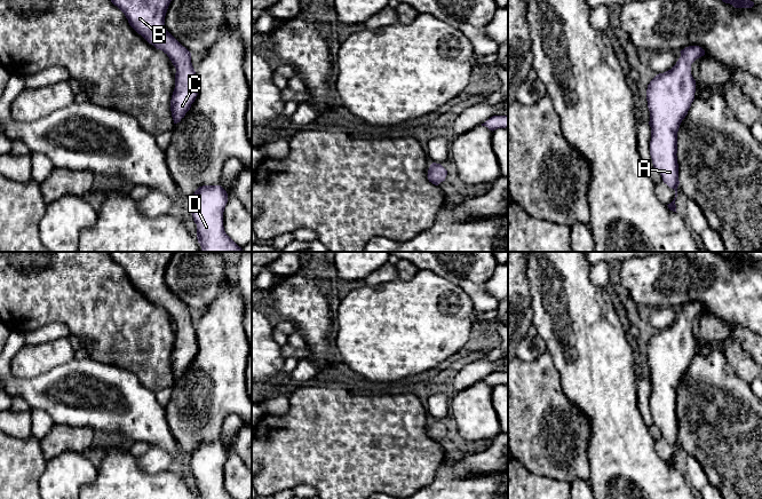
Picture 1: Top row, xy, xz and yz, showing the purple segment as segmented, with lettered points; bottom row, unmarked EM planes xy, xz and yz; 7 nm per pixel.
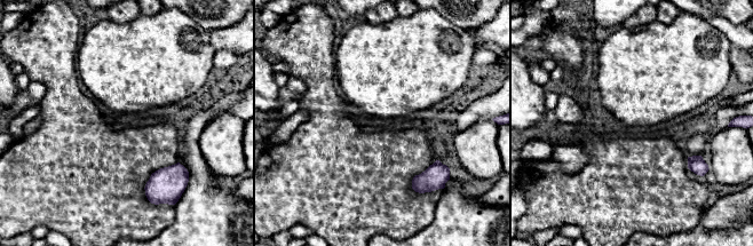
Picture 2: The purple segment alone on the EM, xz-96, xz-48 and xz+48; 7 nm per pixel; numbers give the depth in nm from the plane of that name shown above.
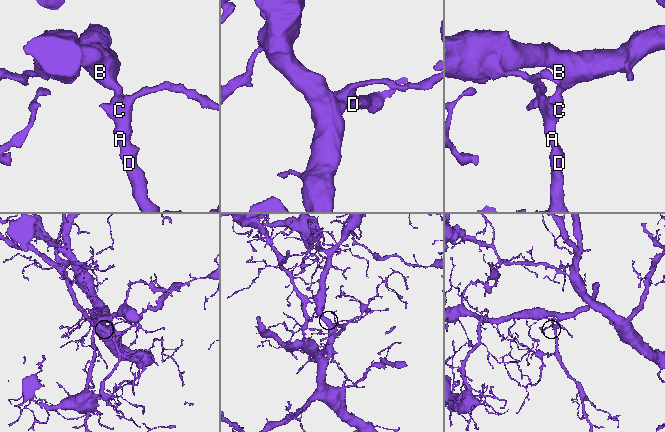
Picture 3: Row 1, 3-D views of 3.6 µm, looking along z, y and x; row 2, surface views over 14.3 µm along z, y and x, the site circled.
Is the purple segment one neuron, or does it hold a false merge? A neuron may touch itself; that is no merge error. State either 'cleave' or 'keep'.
keep

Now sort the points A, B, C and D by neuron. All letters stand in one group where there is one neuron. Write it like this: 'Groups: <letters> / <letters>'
Groups: A B C D

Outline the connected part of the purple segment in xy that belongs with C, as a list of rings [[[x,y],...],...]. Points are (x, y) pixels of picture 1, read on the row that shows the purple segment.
[[[111,0],[128,19],[129,25],[149,43],[162,50],[176,69],[175,88],[170,100],[174,124],[181,121],[198,95],[191,53],[166,29],[165,16],[172,0]]]

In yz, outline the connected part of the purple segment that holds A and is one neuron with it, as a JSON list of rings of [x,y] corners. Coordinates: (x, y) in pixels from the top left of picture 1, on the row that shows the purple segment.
[[[689,46],[680,53],[676,64],[657,74],[646,89],[651,127],[650,156],[664,183],[675,190],[674,200],[667,205],[673,212],[676,212],[675,200],[680,184],[677,132],[694,100],[696,80],[691,74],[691,64],[704,56],[705,50],[699,46]]]

